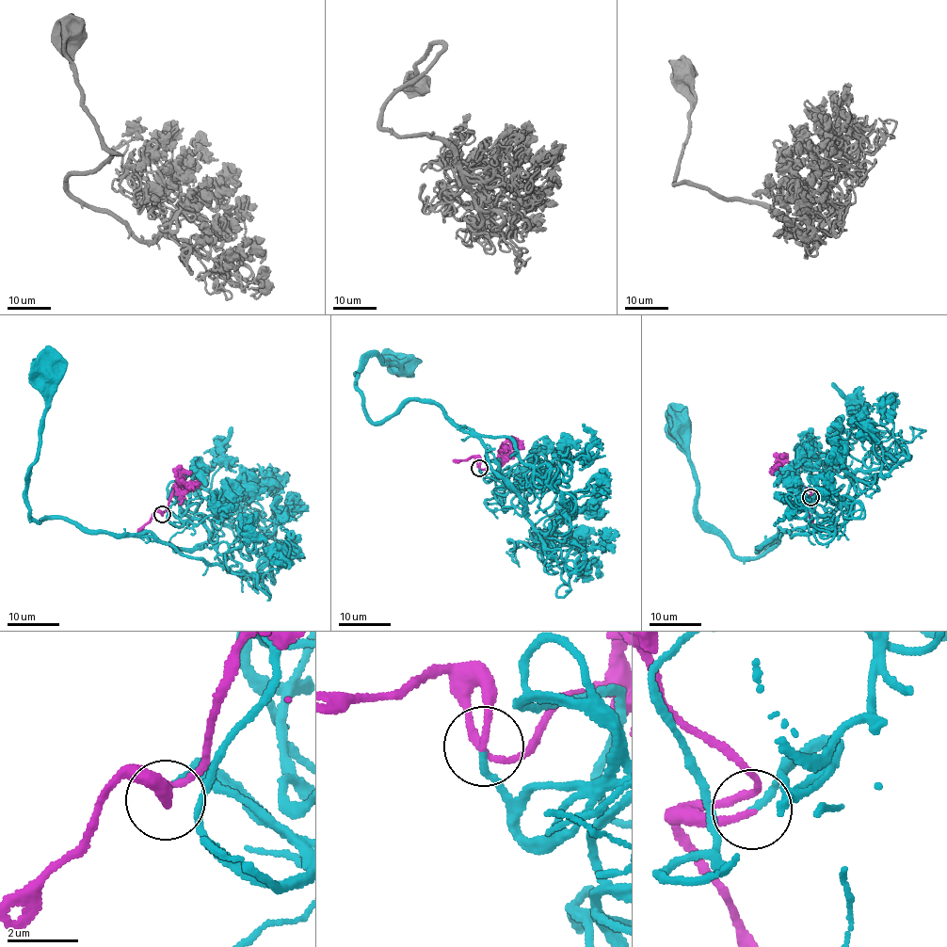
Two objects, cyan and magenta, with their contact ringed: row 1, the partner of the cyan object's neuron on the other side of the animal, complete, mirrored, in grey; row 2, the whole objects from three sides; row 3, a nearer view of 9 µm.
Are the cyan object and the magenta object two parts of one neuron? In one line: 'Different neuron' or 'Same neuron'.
Same neuron

